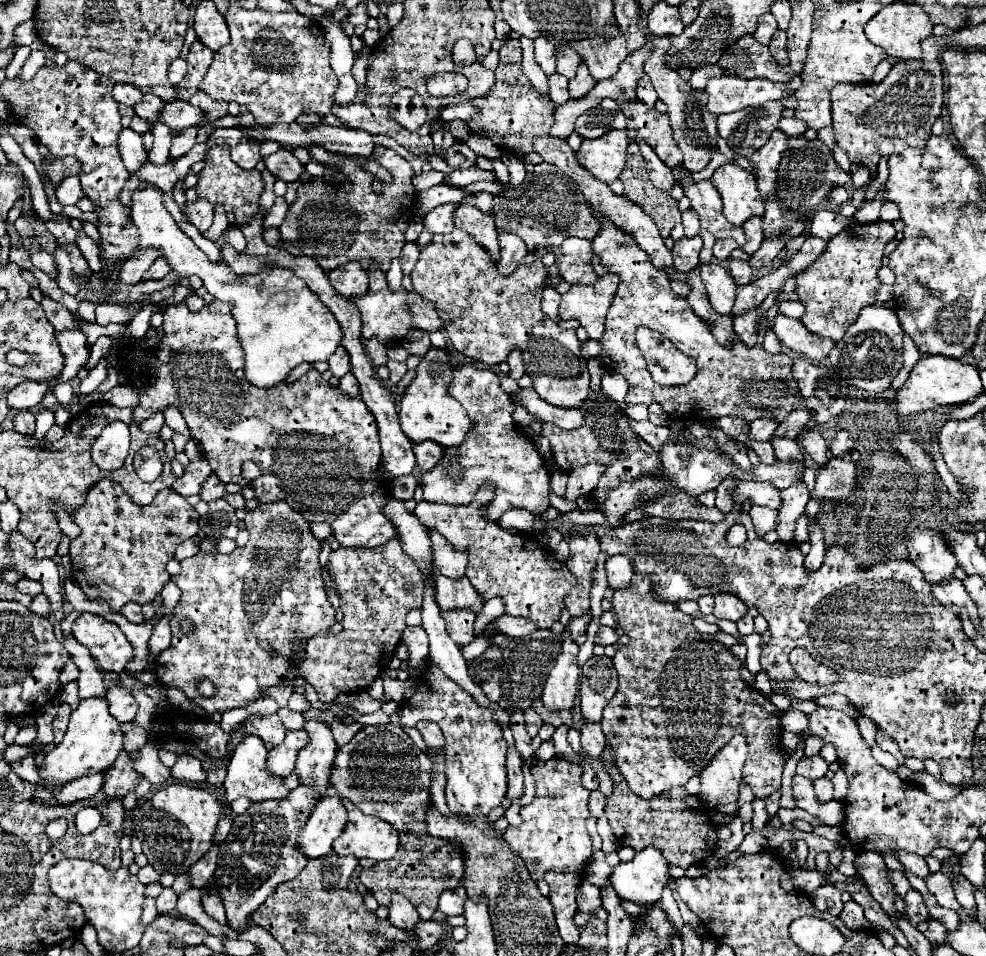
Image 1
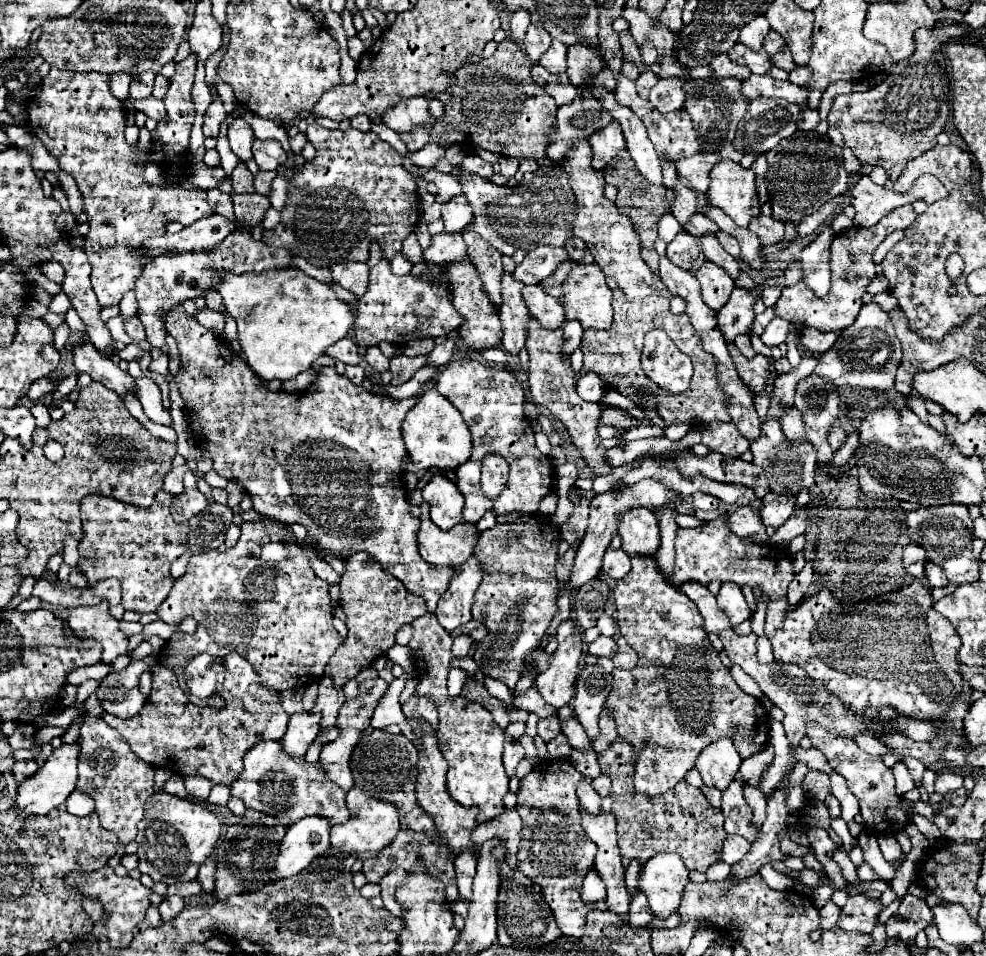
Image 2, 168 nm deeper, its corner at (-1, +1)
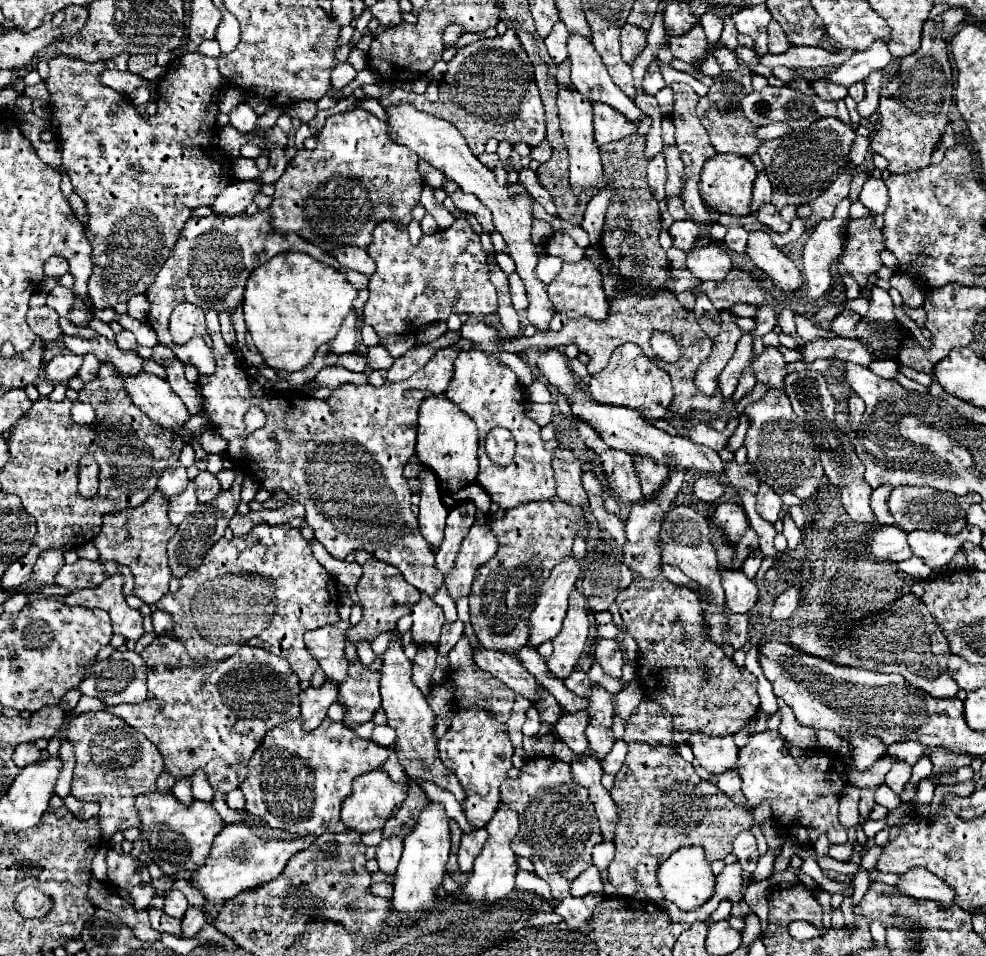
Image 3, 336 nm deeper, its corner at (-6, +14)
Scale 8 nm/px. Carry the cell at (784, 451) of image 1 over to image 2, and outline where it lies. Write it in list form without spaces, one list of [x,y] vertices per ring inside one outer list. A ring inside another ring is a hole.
[[[763,419],[761,421],[761,435],[759,435],[759,439],[755,439],[755,443],[751,443],[749,451],[753,453],[753,463],[763,467],[773,493],[797,495],[799,491],[809,489],[813,485],[813,477],[817,471],[815,449],[809,443],[791,443],[783,435],[777,419]]]

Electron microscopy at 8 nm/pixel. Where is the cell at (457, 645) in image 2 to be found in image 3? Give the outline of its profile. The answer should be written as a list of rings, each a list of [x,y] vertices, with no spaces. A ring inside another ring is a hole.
[[[462,634],[458,644],[448,652],[448,658],[450,658],[450,680],[454,686],[454,700],[456,700],[454,706],[468,708],[468,706],[476,704],[476,706],[482,706],[484,710],[500,714],[500,722],[508,722],[516,694],[512,694],[512,690],[508,690],[508,686],[504,686],[504,682],[492,678],[486,670],[480,670],[480,666],[476,666],[474,650],[472,650],[466,634]]]

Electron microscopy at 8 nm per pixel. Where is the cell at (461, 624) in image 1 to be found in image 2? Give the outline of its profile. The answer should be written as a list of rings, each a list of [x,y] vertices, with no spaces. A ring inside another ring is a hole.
[[[471,555],[471,559],[467,559],[463,565],[455,567],[455,575],[447,591],[439,599],[439,605],[435,611],[439,623],[447,631],[453,631],[459,625],[471,621],[471,603],[481,583],[481,577],[483,577],[483,569],[475,559],[475,555]]]

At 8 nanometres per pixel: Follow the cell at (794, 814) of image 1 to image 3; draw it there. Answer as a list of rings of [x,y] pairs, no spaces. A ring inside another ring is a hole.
[[[846,842],[844,846],[830,846],[830,850],[828,850],[828,854],[832,856],[832,858],[836,858],[836,860],[842,860],[842,862],[846,862],[846,860],[850,860],[850,856],[852,856],[852,842]]]

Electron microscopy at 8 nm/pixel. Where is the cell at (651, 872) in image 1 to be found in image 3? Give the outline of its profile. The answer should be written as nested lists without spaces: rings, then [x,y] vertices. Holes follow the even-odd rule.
[[[688,846],[688,848],[676,850],[670,858],[666,858],[658,866],[656,876],[658,876],[660,890],[664,894],[664,900],[674,902],[680,910],[694,910],[694,908],[702,906],[712,896],[712,890],[714,890],[712,868],[704,858],[704,850],[700,850],[696,846]]]

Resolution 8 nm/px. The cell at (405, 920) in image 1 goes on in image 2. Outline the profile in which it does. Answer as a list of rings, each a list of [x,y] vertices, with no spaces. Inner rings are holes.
[[[395,867],[391,869],[381,881],[379,881],[379,887],[381,887],[381,897],[383,897],[383,903],[385,903],[385,909],[393,915],[401,915],[401,905],[395,901],[395,889],[397,889],[397,883],[401,879],[405,879],[405,871],[401,867]]]

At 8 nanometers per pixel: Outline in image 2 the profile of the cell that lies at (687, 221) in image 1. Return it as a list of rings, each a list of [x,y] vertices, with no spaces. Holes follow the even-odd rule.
[[[677,181],[673,187],[675,199],[671,205],[671,215],[679,221],[679,223],[687,223],[689,217],[697,211],[697,193],[683,181]]]

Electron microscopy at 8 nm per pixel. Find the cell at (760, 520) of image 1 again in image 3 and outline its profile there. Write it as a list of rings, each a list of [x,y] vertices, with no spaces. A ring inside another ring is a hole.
[[[732,502],[720,504],[716,508],[716,514],[712,516],[712,522],[716,522],[724,530],[724,534],[728,534],[730,542],[738,542],[750,528],[744,508],[740,504],[732,504]]]

